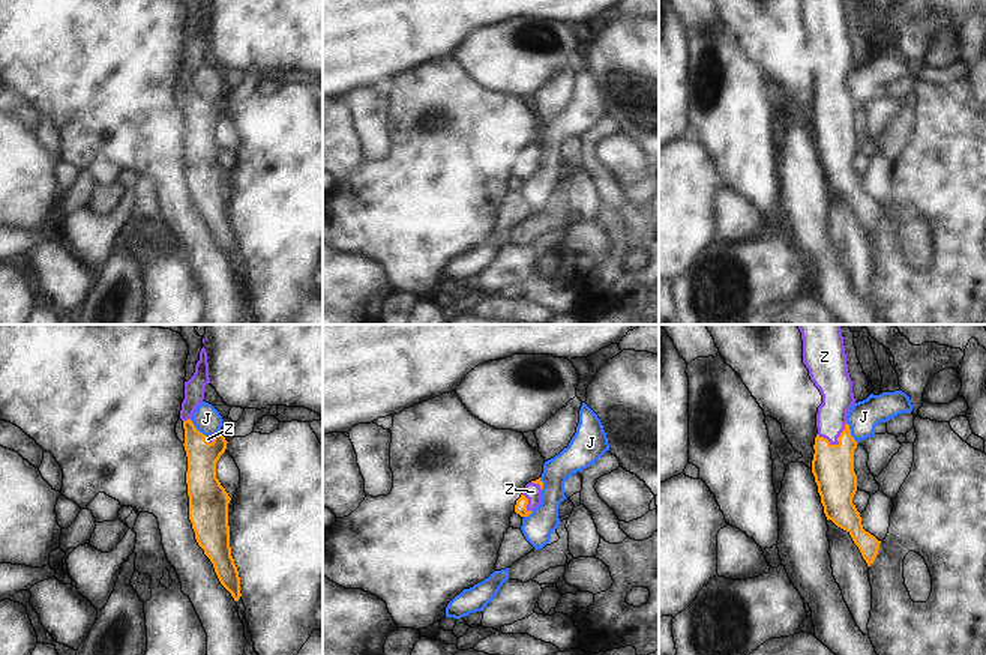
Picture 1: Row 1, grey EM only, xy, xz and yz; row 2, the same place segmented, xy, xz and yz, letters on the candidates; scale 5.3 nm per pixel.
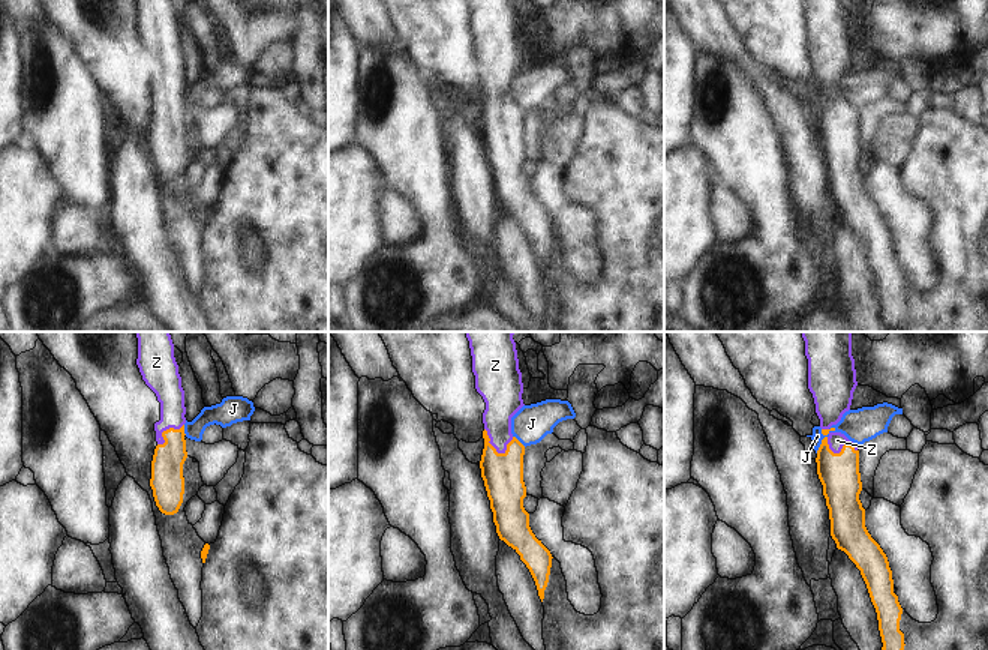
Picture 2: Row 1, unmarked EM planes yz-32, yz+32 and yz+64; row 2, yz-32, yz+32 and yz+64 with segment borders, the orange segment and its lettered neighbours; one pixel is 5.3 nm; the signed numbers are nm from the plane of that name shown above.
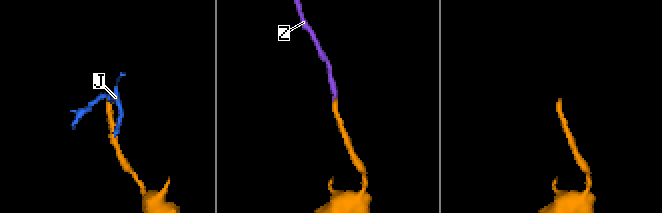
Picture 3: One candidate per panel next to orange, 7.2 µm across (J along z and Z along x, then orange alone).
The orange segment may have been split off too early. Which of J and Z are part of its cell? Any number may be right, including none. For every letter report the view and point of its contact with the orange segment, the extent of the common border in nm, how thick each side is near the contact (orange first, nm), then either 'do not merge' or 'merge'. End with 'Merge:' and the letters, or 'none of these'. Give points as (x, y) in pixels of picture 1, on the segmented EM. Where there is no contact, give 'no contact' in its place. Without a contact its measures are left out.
J: contact xy (195, 428); length 130 nm; calibres 160 and 150 nm; do not merge
Z: contact yz (836, 445); length 170 nm; calibres 220 and 170 nm; merge
Merge: Z

